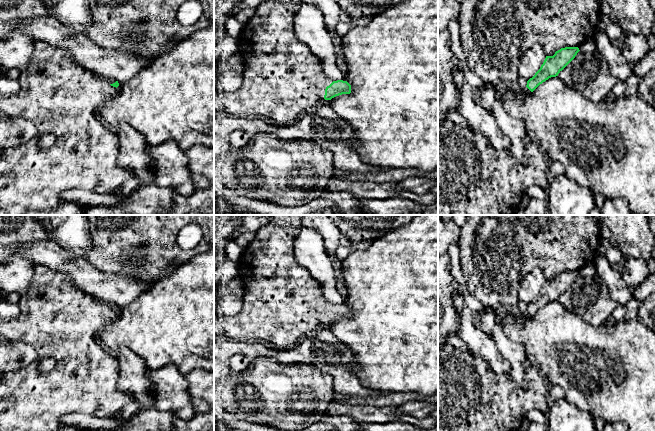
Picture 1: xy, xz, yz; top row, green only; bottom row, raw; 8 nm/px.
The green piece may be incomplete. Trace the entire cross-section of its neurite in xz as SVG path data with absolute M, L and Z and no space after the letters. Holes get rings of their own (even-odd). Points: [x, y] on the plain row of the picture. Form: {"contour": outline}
{"contour": "M272 215L270 221L255 232L254 240L245 248L238 263L239 277L243 282L243 307L235 316L214 314L214 332L235 341L269 342L279 349L292 347L332 322L351 317L351 309L345 304L330 303L321 285L301 267L294 256L294 241L302 225L303 215Z"}

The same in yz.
{"contour": "M565 271L556 275L553 280L546 280L540 293L527 305L526 312L521 314L522 318L527 319L549 302L558 300L579 275L578 271Z"}

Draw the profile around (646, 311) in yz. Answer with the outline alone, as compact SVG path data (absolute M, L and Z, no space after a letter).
M655 293L639 303L636 319L655 332Z

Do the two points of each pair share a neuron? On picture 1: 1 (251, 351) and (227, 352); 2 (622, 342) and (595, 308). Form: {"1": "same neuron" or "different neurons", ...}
{"1": "same neuron", "2": "different neurons"}

